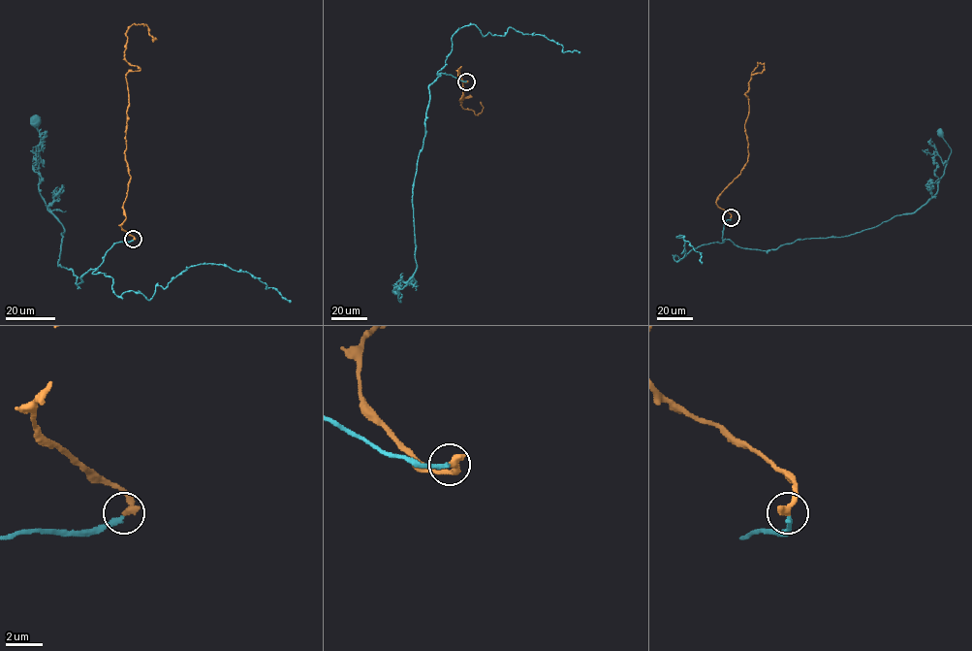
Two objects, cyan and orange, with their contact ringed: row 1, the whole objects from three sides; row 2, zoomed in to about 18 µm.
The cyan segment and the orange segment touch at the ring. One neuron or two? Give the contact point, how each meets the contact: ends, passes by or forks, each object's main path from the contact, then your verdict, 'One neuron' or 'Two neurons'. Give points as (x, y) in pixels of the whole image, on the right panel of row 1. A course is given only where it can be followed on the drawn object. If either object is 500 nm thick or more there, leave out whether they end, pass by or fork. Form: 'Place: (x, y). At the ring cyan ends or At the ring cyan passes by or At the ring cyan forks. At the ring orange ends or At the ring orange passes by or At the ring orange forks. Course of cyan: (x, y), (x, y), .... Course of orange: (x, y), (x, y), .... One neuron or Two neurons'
Place: (731, 217). At the ring cyan ends. At the ring orange ends. Course of cyan: (731, 218), (722, 239), (768, 250), (798, 240), (849, 236), (914, 212), (936, 193), (951, 152), (940, 132). Course of orange: (731, 218), (715, 201), (747, 160), (745, 93), (751, 72), (758, 62), (764, 63), (761, 73), (751, 75). Two neurons

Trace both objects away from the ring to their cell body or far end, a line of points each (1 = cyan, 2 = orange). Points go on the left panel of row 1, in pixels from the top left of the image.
1: (133, 240), (113, 244), (78, 284), (73, 271), (58, 266), (63, 226), (38, 187), (42, 142), (35, 120)
2: (133, 240), (121, 227), (130, 178), (126, 75), (141, 68), (125, 59), (126, 32), (146, 25), (152, 41)

